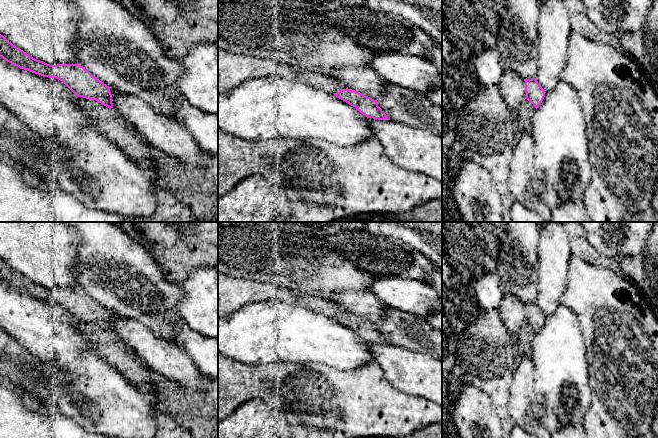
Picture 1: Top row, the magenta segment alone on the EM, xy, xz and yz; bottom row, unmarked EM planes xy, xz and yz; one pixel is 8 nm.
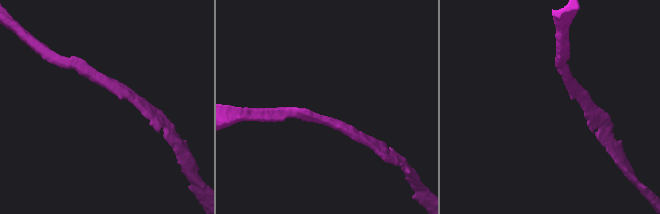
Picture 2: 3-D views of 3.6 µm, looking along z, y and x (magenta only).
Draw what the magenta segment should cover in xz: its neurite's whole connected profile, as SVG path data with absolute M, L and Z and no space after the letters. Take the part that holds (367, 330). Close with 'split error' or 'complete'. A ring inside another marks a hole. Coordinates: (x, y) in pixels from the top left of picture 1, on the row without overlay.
M341 313L337 317L333 317L337 322L345 325L349 329L355 331L360 337L367 342L390 344L382 333L378 330L377 324L374 324L362 317L352 313Z; complete

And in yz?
M536 302L524 303L526 323L537 333L545 321L545 314Z; complete

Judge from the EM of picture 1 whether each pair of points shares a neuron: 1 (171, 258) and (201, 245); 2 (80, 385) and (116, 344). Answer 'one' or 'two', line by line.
1: one
2: two

